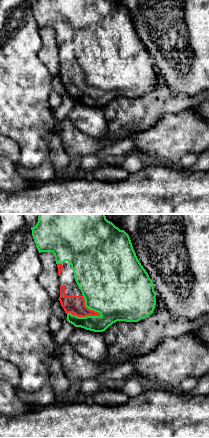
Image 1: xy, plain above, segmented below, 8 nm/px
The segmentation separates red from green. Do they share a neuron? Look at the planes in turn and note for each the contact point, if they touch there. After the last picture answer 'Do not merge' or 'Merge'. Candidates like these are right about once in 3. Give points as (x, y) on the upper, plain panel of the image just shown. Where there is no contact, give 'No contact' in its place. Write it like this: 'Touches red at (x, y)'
Touches red at (84, 92)

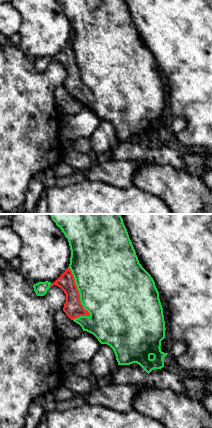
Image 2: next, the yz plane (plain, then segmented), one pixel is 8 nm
Touches red at (78, 68)

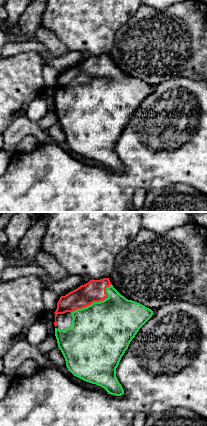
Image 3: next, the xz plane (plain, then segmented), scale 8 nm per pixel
Touches red at (95, 77)

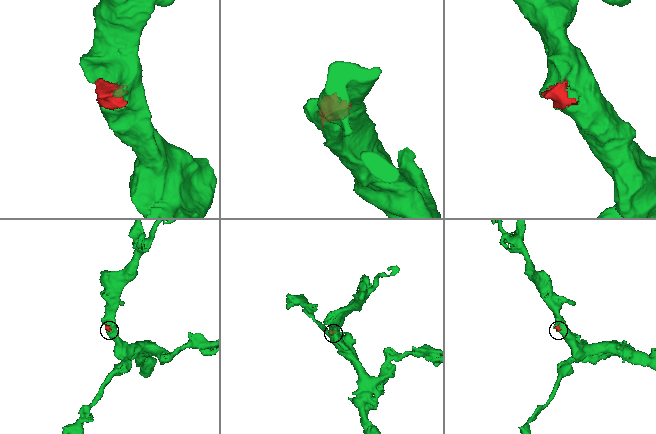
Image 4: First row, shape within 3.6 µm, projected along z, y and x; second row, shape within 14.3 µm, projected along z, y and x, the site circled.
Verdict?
Merge

